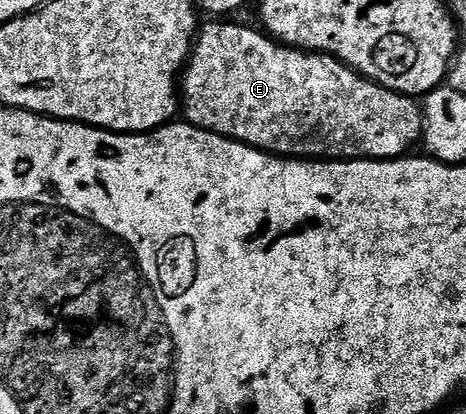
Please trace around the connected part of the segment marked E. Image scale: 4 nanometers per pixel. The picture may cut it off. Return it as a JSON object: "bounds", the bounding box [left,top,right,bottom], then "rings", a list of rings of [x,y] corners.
{"bounds":[178,19,424,159],"rings":[[[212,19],[209,25],[199,30],[192,47],[192,54],[188,57],[188,64],[184,66],[182,80],[178,85],[178,93],[182,98],[182,117],[189,125],[217,133],[223,137],[231,137],[234,141],[241,141],[255,149],[262,149],[266,153],[274,153],[281,157],[298,157],[301,159],[391,159],[402,157],[409,152],[412,144],[421,140],[424,132],[424,111],[421,102],[415,97],[408,97],[393,89],[382,87],[376,81],[345,65],[339,57],[331,57],[328,53],[317,53],[307,49],[293,49],[271,37],[259,28],[251,29],[248,25],[235,25],[232,19]]]}

